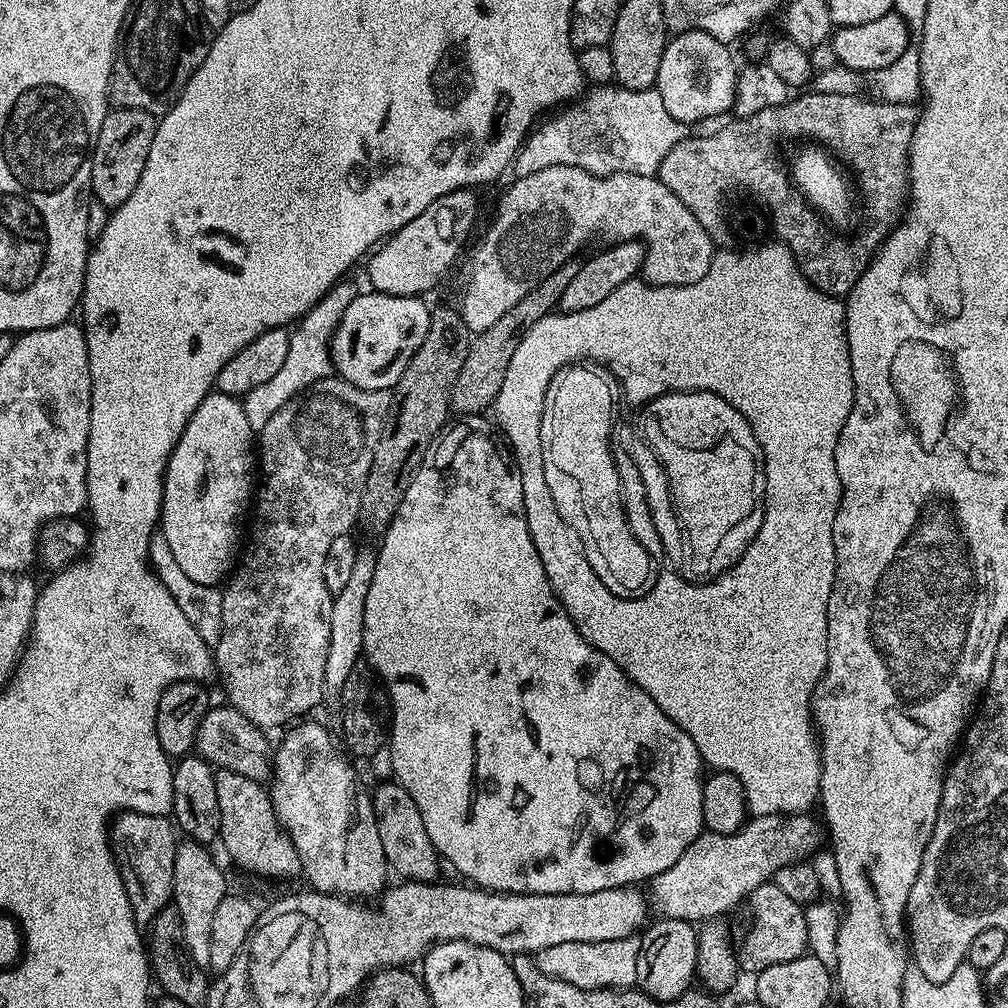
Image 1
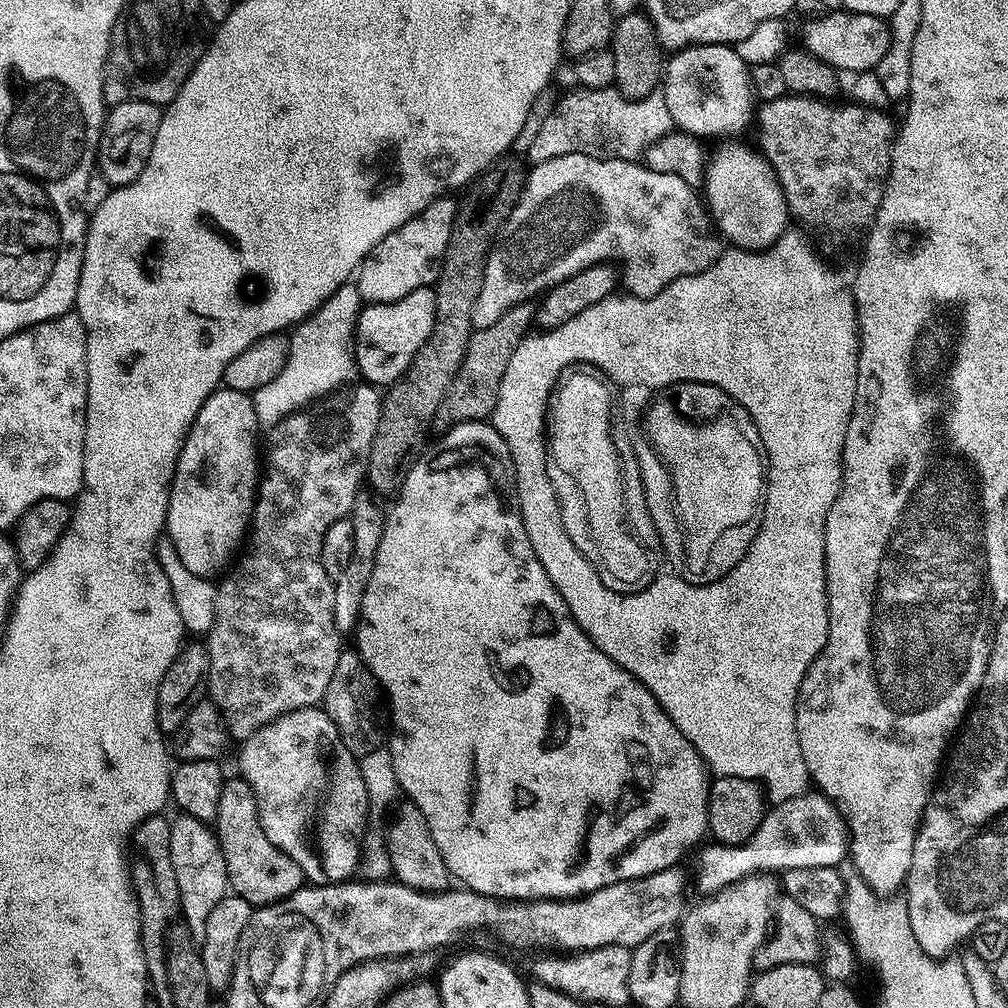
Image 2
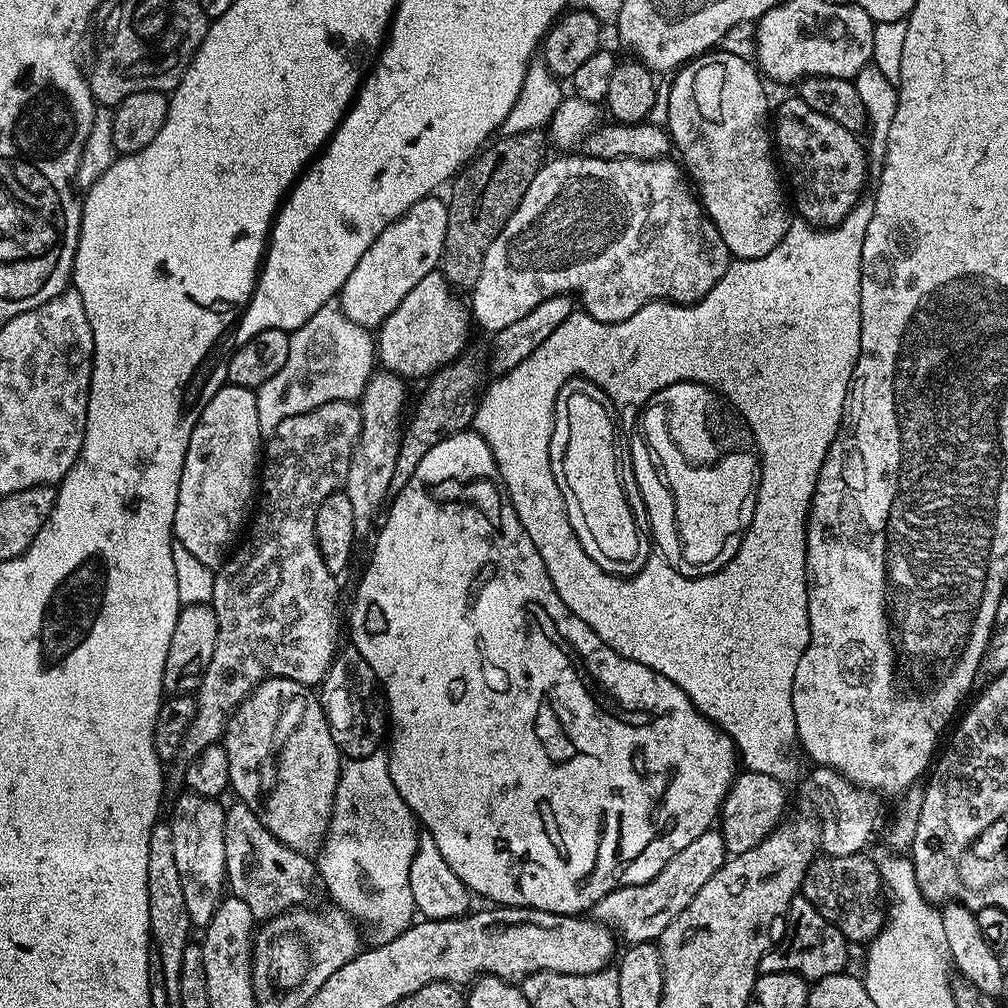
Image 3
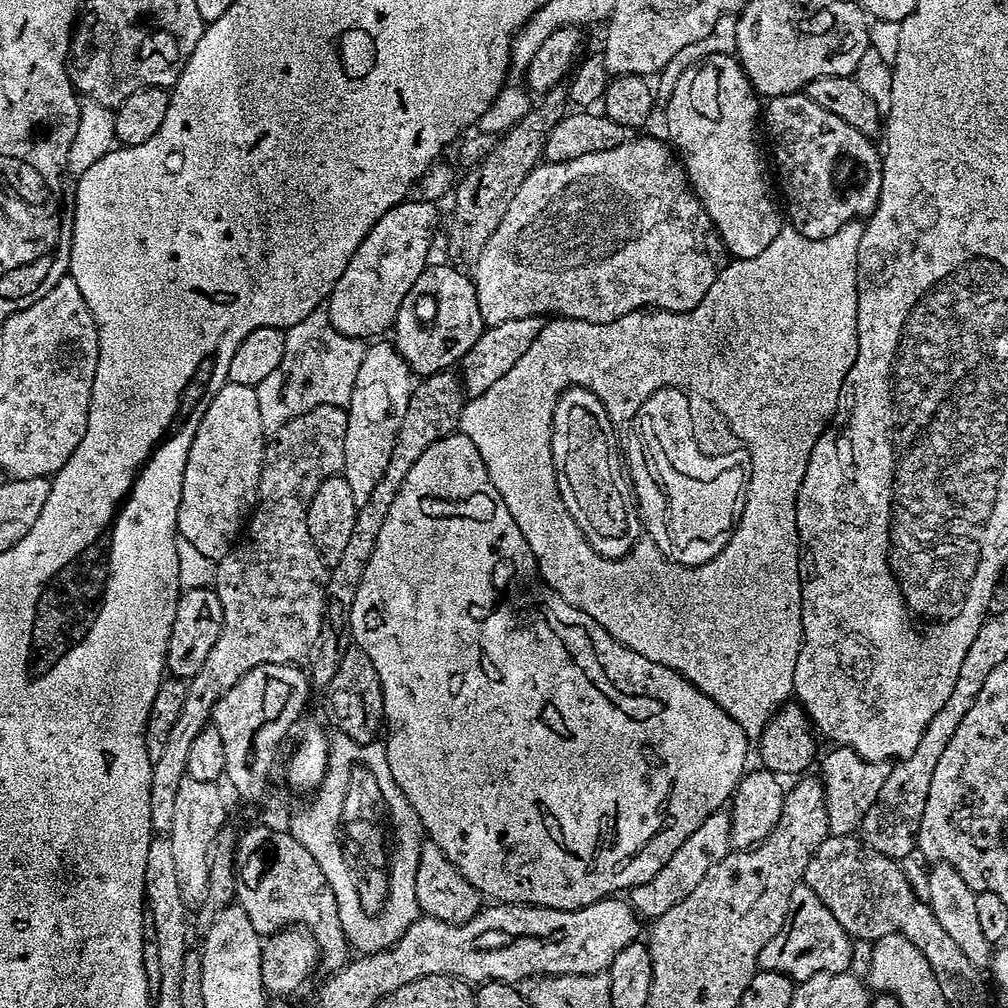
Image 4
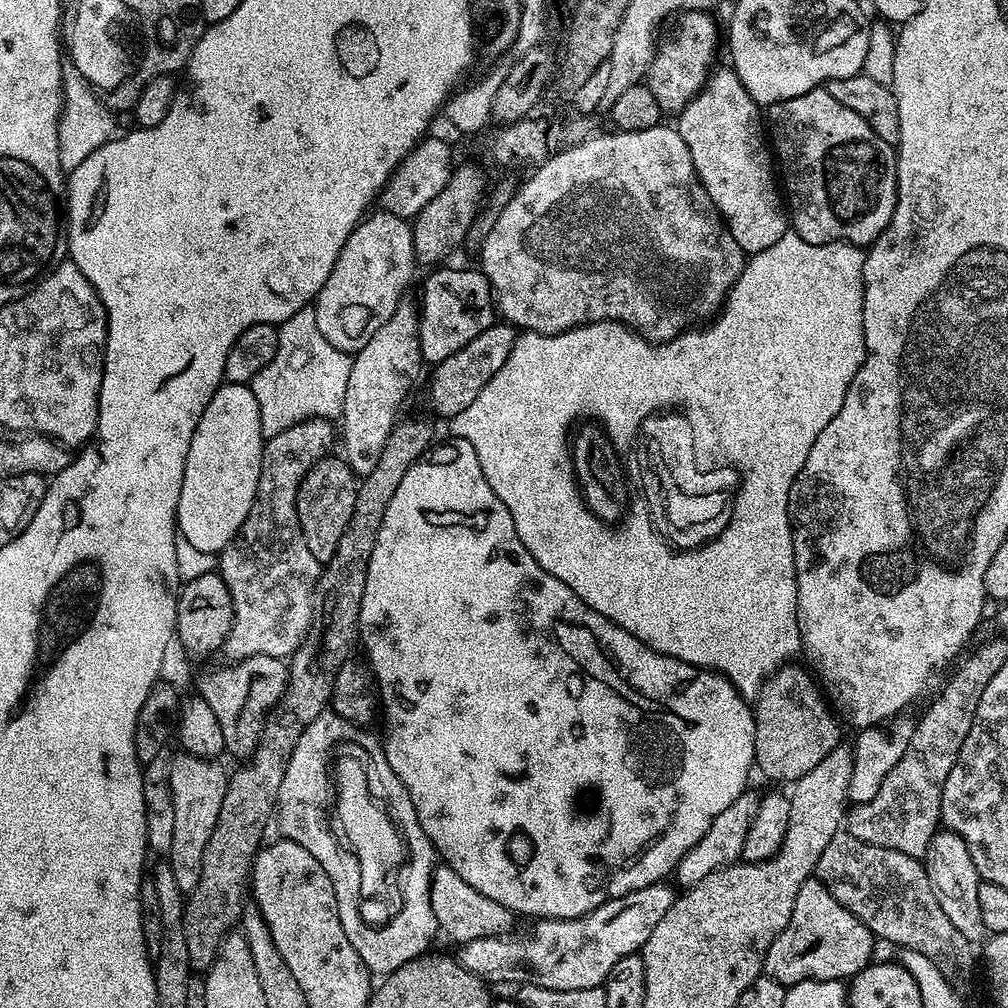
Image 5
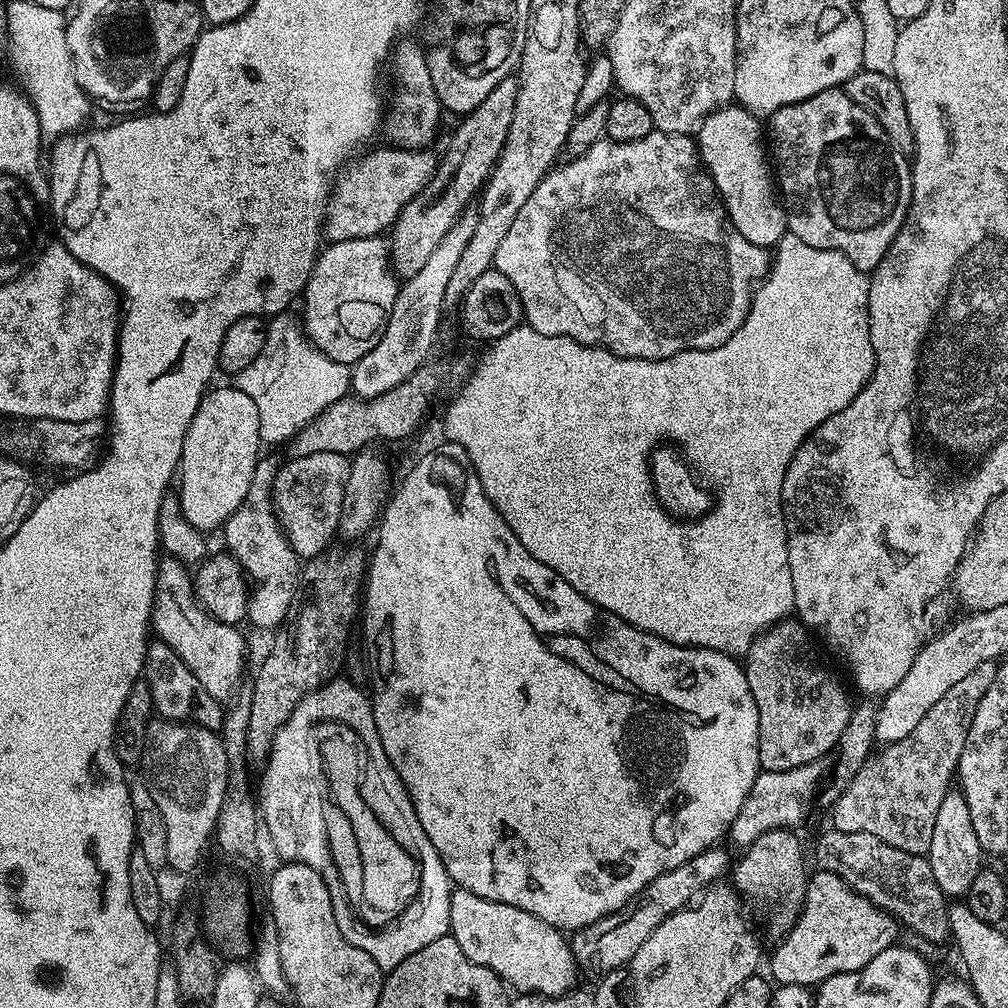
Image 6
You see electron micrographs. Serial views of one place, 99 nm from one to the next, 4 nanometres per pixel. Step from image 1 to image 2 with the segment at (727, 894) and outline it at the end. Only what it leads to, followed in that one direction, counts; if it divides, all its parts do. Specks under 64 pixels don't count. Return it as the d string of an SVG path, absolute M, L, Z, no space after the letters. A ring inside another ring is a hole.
M820 798L809 810L808 816L816 823L812 832L796 832L792 825L796 820L795 810L787 803L780 802L765 811L758 830L754 830L754 834L744 844L712 842L709 843L709 848L701 847L701 890L704 894L714 894L743 877L758 873L770 874L790 868L836 868L850 852L848 826L844 823L843 816L827 798ZM778 868L780 869L776 870Z

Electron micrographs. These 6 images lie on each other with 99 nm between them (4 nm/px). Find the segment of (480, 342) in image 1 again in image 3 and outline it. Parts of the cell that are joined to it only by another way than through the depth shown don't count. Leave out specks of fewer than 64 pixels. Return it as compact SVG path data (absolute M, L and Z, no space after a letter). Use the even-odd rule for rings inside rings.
M461 355L451 364L444 365L439 372L433 372L427 381L428 389L421 394L420 401L412 412L412 421L409 422L408 429L406 424L399 437L400 449L394 462L394 478L390 478L389 493L395 494L403 490L410 474L418 470L418 462L422 462L422 458L426 458L428 451L438 446L438 442L465 431L475 421L478 397L485 383L486 364L478 357L468 355Z

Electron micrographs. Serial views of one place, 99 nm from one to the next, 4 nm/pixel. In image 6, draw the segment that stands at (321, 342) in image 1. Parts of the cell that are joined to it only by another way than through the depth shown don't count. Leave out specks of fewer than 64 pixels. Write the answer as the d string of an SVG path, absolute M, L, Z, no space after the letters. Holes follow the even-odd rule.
M292 310L280 312L267 321L268 333L266 334L266 342L262 346L262 354L258 354L258 358L254 358L254 362L250 362L250 366L246 366L246 370L237 372L234 376L235 387L240 388L242 394L248 395L254 401L254 407L258 410L258 426L261 428L260 439L265 445L272 444L276 440L275 430L268 428L272 424L272 416L268 411L275 404L280 412L286 411L291 404L296 404L297 410L304 412L303 419L309 421L318 418L318 414L322 414L334 402L345 399L352 386L349 365L334 362L329 356L322 354L322 350L314 347L304 332L301 317L297 313L295 316L294 313L295 311Z

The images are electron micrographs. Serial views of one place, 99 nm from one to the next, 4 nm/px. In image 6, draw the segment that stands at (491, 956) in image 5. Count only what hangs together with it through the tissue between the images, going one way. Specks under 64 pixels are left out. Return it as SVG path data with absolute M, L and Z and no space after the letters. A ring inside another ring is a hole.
M724 846L707 848L702 854L690 858L690 862L663 872L621 908L606 914L606 918L598 918L598 922L594 922L589 928L578 928L571 933L570 943L577 969L581 973L589 972L593 978L599 978L631 965L634 954L638 954L638 946L642 946L642 942L646 942L646 938L654 934L659 924L666 922L670 914L688 907L705 888L723 881L729 872L730 860L728 864L728 852Z

